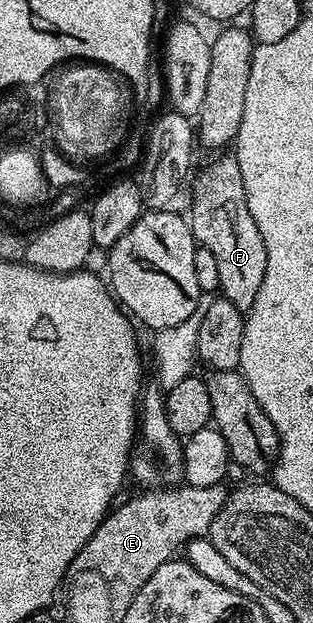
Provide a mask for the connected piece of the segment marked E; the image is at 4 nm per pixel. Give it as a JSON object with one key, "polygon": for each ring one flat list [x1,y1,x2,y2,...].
{"polygon":[[217,483,211,487,182,485,175,489,167,485,143,490,138,493,142,495,132,496,127,503,119,502,75,558,82,567,92,567,90,555,108,555,108,573,118,575,120,605,132,597,132,589,141,589,144,581,148,581,160,565,175,558,191,539,209,536,216,513,220,513,226,503,228,491,224,488,222,483]]}

